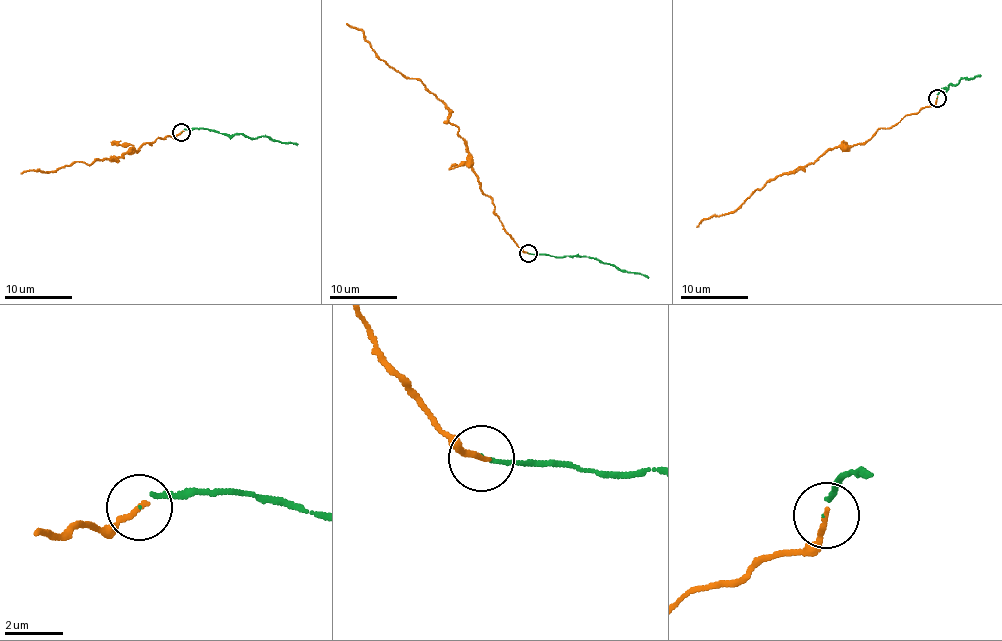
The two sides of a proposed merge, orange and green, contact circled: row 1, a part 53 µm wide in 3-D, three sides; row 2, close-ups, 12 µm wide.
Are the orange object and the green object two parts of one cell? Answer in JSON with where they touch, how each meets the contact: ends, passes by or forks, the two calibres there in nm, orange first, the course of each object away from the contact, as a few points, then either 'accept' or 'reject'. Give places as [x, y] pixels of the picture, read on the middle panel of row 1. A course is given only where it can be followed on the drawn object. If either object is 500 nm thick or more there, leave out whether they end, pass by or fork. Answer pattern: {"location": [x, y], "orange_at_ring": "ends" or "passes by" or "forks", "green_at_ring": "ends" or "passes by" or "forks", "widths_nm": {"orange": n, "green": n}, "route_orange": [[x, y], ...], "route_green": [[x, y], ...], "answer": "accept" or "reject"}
{"location": [528, 253], "orange_at_ring": "ends", "green_at_ring": "ends", "widths_nm": {"orange": 200, "green": 50}, "route_orange": [[527, 253], [480, 187], [447, 108], [420, 81], [403, 78], [382, 61], [359, 28], [346, 24]], "route_green": [[527, 253], [590, 256], [649, 277]], "answer": "reject"}

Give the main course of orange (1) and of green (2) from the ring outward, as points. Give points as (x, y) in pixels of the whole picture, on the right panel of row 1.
1: (937, 97), (862, 143), (830, 148), (802, 170), (772, 178), (737, 208), (697, 226)
2: (937, 97), (949, 84), (980, 75)

